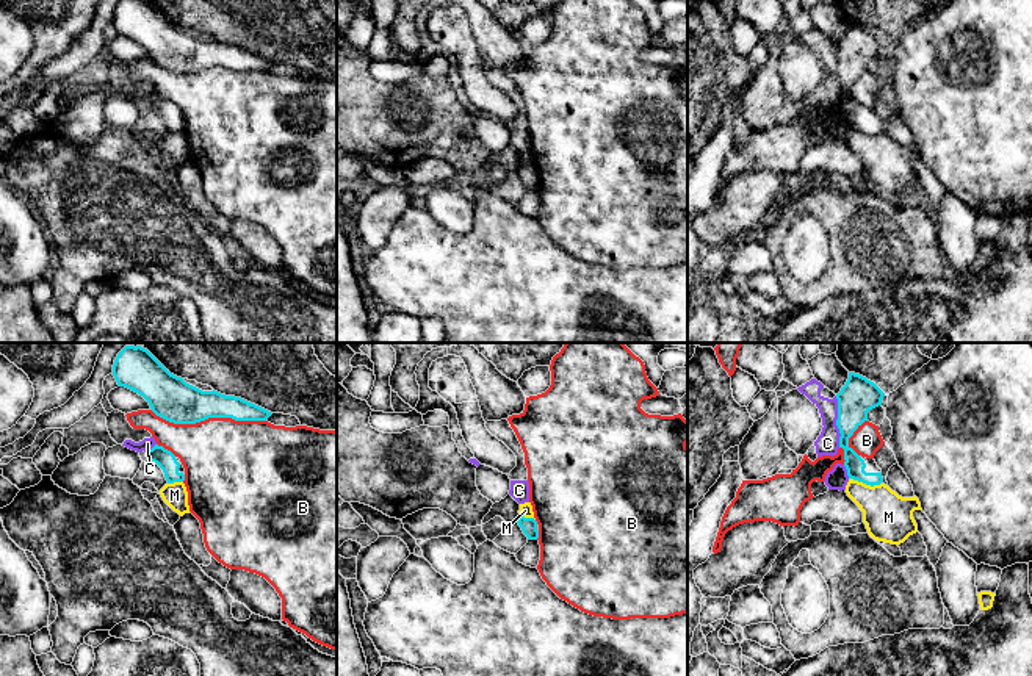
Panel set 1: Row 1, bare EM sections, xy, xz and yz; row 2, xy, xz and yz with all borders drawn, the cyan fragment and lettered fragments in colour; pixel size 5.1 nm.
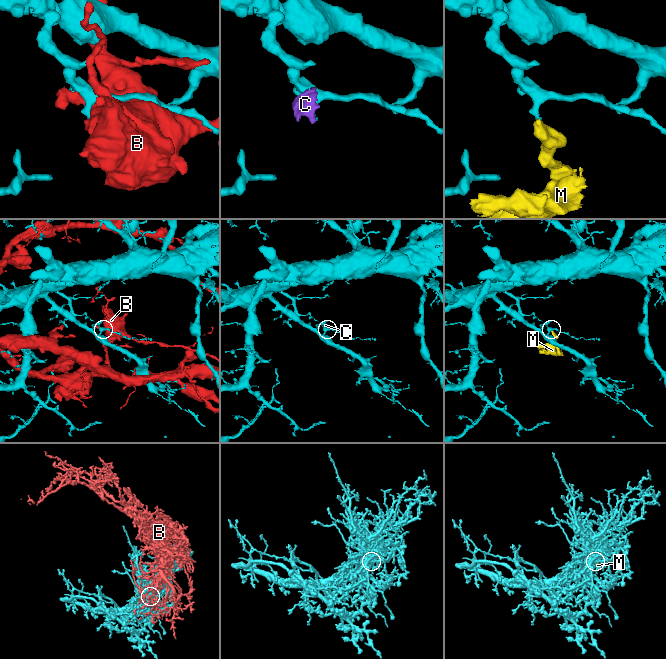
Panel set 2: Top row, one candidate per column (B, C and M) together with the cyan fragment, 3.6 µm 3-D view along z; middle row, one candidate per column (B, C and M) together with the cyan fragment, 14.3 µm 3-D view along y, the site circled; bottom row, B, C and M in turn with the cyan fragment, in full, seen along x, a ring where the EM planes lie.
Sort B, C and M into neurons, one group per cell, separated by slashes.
B / C / M

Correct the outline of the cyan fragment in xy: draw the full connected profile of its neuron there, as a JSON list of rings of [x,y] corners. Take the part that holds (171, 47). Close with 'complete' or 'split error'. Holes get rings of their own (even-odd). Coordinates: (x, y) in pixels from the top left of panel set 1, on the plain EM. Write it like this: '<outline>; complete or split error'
[[[121,0],[113,14],[119,36],[143,45],[152,61],[174,74],[196,74],[208,67],[266,70],[272,63],[241,47],[202,41],[171,23],[149,0]]]; complete

